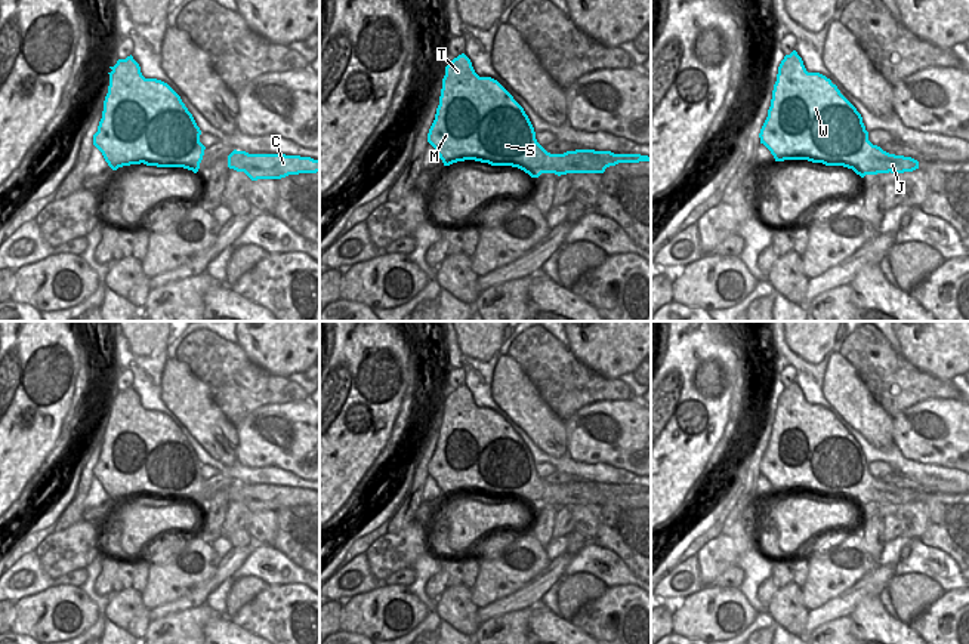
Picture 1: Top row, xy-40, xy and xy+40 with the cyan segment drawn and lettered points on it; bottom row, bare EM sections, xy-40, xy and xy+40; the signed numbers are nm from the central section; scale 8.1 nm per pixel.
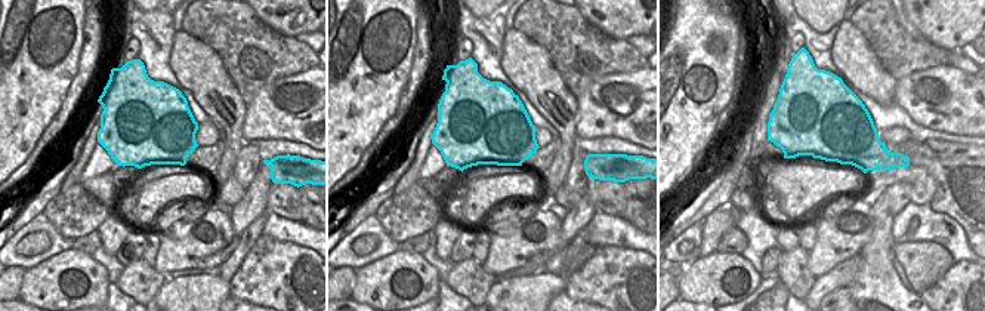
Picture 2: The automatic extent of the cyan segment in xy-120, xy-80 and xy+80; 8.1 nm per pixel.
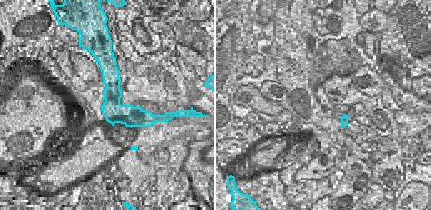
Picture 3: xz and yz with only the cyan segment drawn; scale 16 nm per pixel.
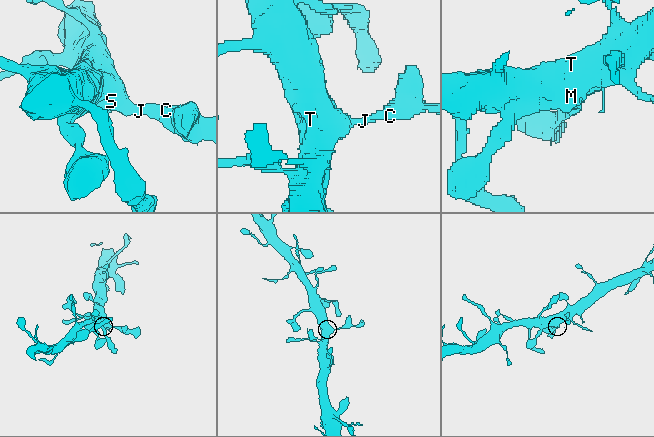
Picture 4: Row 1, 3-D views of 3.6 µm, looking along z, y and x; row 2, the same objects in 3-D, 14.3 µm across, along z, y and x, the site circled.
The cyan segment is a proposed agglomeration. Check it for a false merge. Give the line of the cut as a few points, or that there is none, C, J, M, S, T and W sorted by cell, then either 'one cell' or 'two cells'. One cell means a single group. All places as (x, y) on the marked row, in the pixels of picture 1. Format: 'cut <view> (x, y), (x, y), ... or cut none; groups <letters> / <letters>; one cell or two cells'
cut xy+40 (888, 153), (875, 162), (875, 172); groups C J / M S T W; two cells

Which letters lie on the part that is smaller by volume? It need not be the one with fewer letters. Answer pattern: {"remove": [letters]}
{"remove": ["C", "J"]}

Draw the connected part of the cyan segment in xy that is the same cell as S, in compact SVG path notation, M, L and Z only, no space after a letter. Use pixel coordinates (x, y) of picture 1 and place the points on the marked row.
M465 53L445 67L439 105L428 142L436 150L444 166L475 160L491 166L518 167L531 178L538 178L543 161L553 155L537 142L524 108L497 80L479 77Z

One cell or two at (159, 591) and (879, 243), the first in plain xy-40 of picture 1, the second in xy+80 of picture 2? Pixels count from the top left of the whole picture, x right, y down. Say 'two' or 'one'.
two

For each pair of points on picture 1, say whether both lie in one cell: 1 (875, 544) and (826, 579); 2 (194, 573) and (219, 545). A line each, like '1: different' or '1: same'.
1: different
2: different

